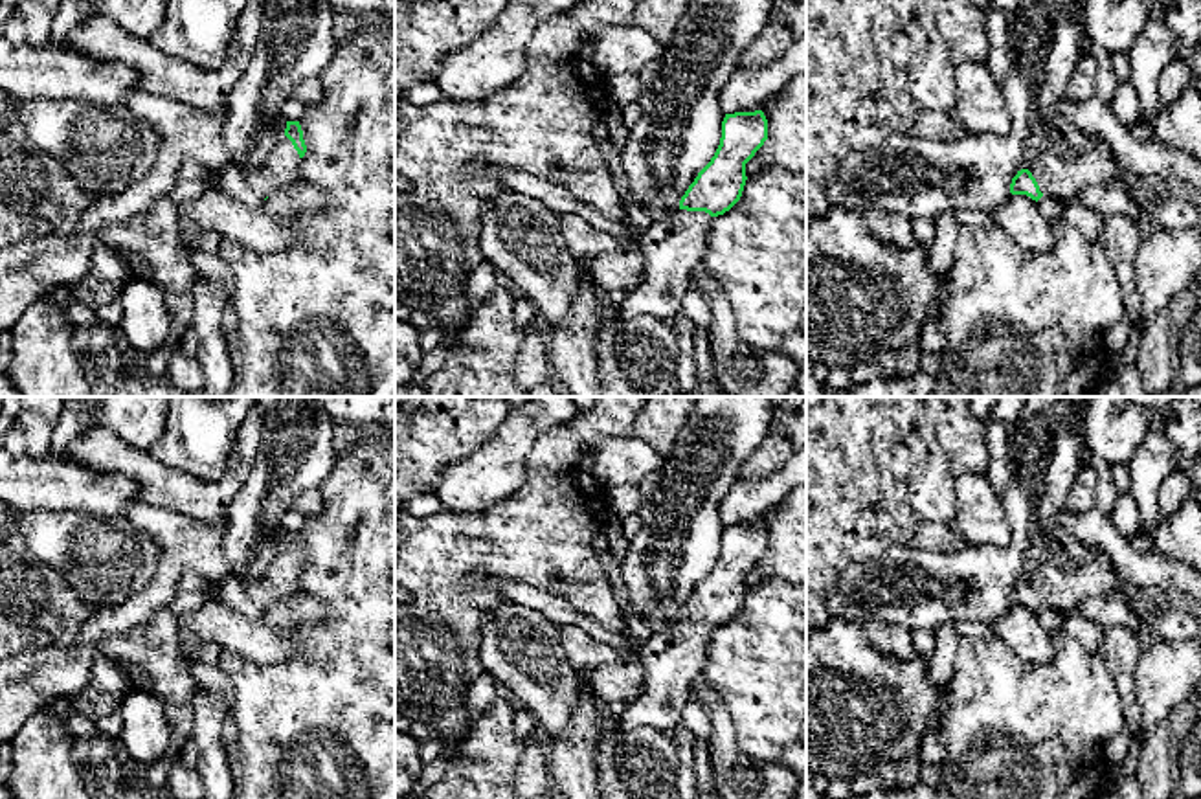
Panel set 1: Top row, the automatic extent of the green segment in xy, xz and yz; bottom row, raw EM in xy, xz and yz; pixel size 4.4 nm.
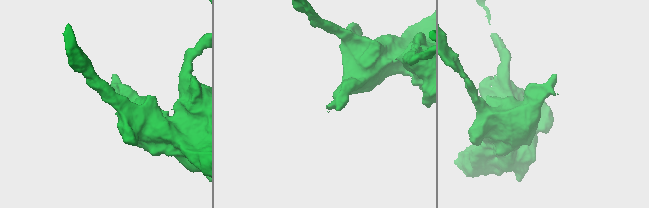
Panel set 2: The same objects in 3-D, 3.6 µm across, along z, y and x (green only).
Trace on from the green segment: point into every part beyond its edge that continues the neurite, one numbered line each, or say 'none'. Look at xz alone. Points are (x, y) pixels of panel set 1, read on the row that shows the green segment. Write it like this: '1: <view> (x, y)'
1: xz (673, 247)

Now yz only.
1: yz (1075, 158)

